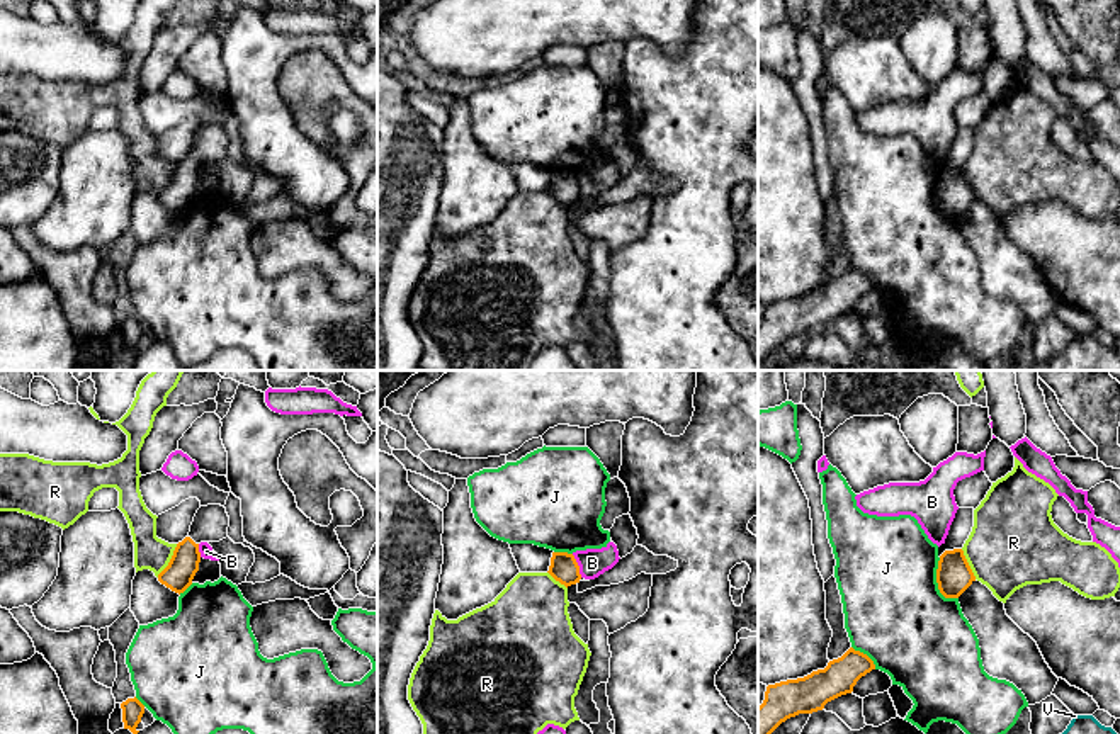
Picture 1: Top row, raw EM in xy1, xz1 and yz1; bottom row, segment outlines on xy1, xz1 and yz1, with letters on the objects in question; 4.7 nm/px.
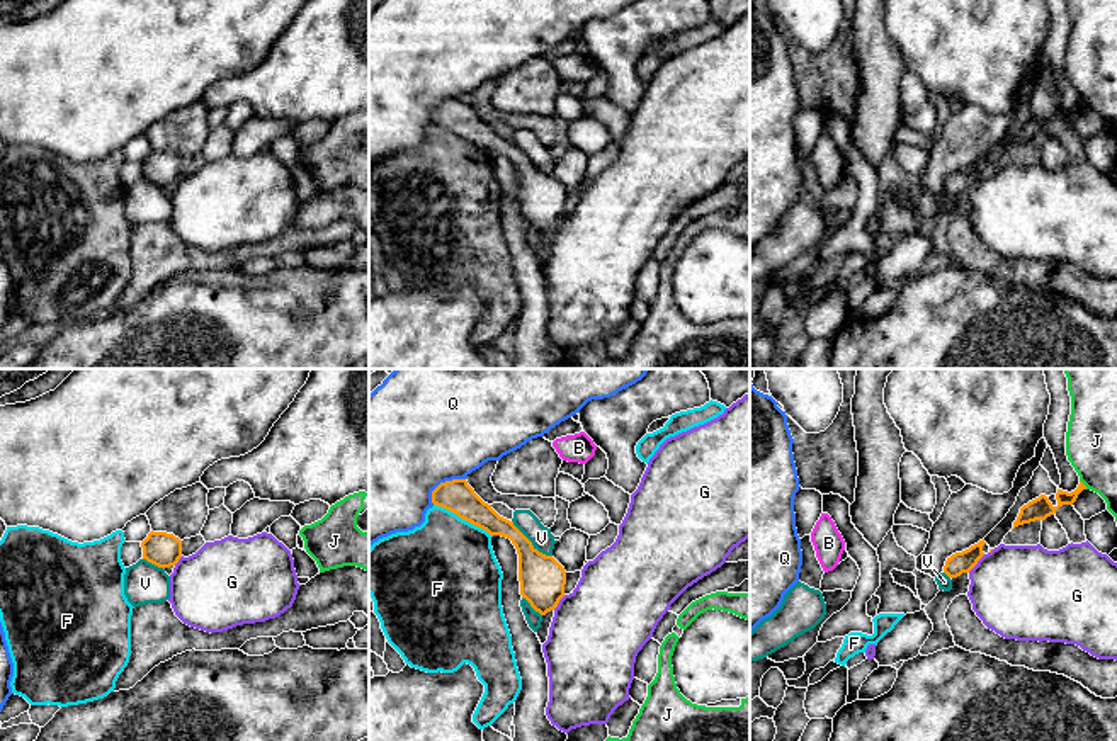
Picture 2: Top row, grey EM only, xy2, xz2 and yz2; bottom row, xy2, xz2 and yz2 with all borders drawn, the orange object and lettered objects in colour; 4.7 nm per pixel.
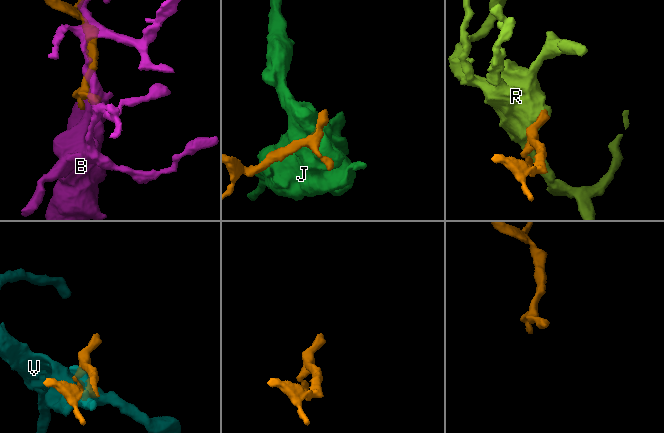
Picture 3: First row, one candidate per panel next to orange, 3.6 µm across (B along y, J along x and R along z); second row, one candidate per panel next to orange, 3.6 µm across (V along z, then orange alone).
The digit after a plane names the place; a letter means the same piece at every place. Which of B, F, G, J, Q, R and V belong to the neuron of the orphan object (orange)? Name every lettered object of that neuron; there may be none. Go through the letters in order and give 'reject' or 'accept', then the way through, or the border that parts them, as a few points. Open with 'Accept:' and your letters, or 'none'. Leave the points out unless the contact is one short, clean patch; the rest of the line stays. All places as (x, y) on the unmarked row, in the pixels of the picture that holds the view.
Accept: none
B: reject | along xz1 (571, 174), (582, 196)
F: reject
G: reject | along yz2 (985, 174), (968, 191)
J: reject
Q: reject
R: reject | along xy1 (177, 163), (169, 184), (157, 196)
V: reject

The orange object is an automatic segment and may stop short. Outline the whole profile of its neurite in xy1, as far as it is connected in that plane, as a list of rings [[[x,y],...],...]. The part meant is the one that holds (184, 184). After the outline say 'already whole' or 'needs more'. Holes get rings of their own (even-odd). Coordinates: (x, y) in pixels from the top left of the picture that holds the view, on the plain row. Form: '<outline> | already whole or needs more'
[[[221,124],[201,126],[194,136],[189,155],[177,163],[168,185],[158,200],[175,212],[184,212],[199,190],[201,161],[219,161],[228,156],[229,136]]] | needs more

